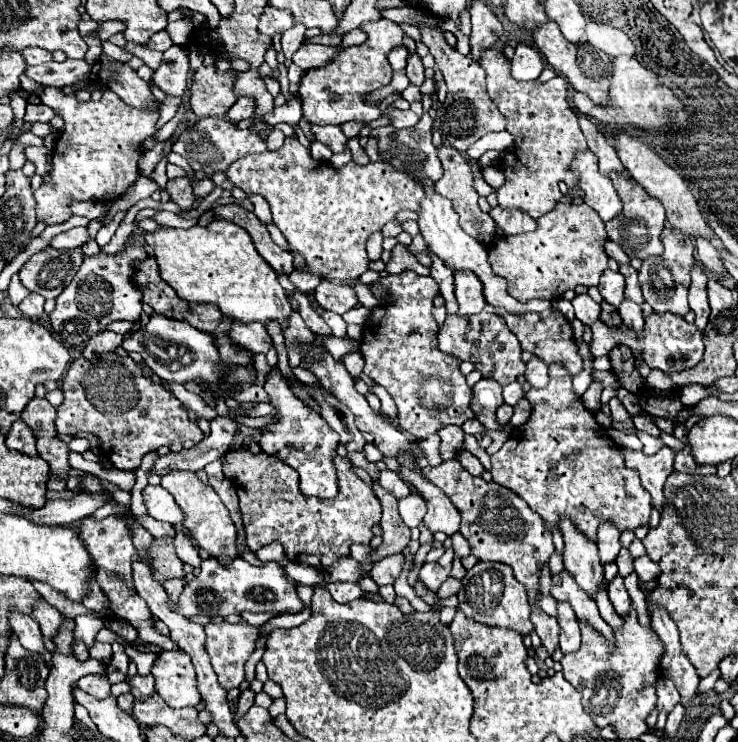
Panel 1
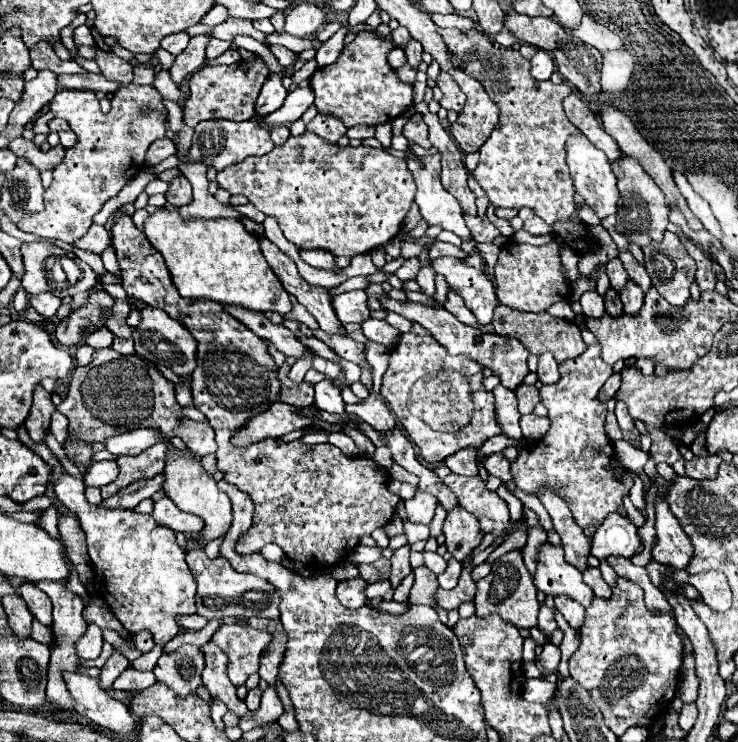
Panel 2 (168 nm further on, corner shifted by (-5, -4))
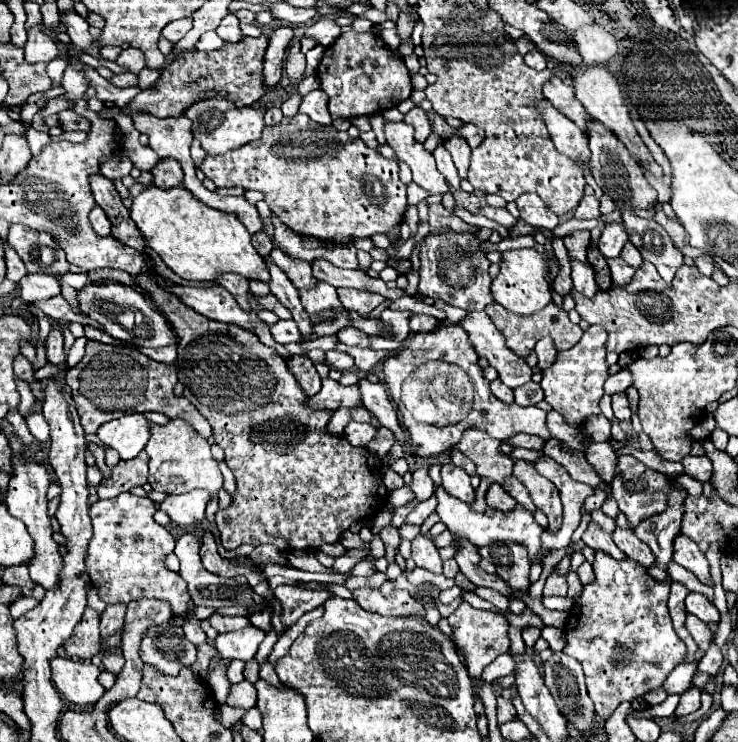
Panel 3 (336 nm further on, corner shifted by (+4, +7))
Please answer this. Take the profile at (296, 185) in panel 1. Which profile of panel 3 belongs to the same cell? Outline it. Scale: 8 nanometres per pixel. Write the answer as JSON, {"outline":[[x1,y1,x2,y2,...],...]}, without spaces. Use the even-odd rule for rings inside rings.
{"outline":[[298,113,284,117,280,125,266,127,258,141,224,155,206,155,200,169,214,181,216,187,244,187,256,189,266,195,268,207,286,223,294,233,316,237,334,245,350,245,354,237,372,237,374,233,388,235,404,219,406,211,406,185,398,179,398,163,384,159,376,149,364,145,360,137,350,137,332,125,314,123,310,117],[296,153,324,153,316,159,288,159]]}

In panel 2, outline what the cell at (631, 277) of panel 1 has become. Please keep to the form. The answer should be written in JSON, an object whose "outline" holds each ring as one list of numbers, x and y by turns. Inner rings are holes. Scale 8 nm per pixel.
{"outline":[[609,228,609,232,611,232,613,242,615,242,617,248,619,248,619,260,623,262,629,278,631,278,643,292,647,292,647,290,651,288,649,274,645,272,645,268,643,268,643,266,633,258,633,254,629,252,629,242,625,240,625,236,621,236,619,232,615,232,615,228]]}

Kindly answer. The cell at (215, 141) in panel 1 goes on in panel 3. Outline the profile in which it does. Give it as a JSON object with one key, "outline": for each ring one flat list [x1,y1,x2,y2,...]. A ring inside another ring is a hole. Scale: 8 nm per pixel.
{"outline":[[214,97,214,99,202,99,194,105,190,105,184,113,192,123,194,137,202,143,202,149,210,155,220,155,226,151,232,151,236,147,246,145,248,141,254,141,260,137,264,129,264,113,256,107,236,107,232,101]]}

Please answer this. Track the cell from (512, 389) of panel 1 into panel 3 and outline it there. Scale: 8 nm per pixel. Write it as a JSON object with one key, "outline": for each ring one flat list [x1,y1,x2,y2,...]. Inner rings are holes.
{"outline":[[530,381,528,385,522,385,520,389,516,389,514,395,516,395,518,405,538,405,544,399,542,387,534,381]]}

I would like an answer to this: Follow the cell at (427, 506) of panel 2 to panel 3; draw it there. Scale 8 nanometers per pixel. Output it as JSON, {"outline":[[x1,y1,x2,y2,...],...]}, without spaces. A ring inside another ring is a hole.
{"outline":[[424,465,412,473,414,479,412,479,410,489,416,493,416,501,424,501,434,495,434,481,430,479,428,471,430,471,430,465]]}

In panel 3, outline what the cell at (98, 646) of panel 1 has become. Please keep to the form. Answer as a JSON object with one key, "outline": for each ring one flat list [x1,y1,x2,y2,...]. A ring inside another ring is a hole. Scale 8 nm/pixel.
{"outline":[[86,607,72,637,64,643,64,649,70,657,86,661,92,659,96,653,100,653,98,623,100,623,100,613,96,613,92,607]]}

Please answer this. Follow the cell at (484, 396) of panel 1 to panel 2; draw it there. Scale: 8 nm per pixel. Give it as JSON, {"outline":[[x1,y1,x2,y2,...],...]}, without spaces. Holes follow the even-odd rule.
{"outline":[[495,386,493,388,495,396,495,414,497,414,497,424,505,436,511,440,521,440,521,428,519,428,519,410,517,410,517,398,515,394,505,388,505,386]]}

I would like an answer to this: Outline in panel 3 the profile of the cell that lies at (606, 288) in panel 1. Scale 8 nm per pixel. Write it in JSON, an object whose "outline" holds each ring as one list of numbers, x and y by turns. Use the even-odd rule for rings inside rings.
{"outline":[[606,223,602,237,598,241,598,249,604,257,618,257,622,247,628,243,628,233,624,229,624,223]]}

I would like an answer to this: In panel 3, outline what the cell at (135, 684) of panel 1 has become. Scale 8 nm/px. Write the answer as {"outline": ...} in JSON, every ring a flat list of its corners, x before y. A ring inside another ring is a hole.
{"outline":[[104,653,102,655,102,665,104,665,106,671,118,675,122,671,122,667,124,667,124,657,122,655,114,655,114,653]]}

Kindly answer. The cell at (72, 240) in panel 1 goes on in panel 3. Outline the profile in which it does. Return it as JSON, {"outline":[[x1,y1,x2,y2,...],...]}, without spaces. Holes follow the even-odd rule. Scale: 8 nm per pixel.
{"outline":[[94,207,92,209,92,213,90,213,90,223,92,223,92,227,94,227,94,231,96,233,102,233,102,235,110,235,110,219,106,217,106,213,102,211,102,207]]}

